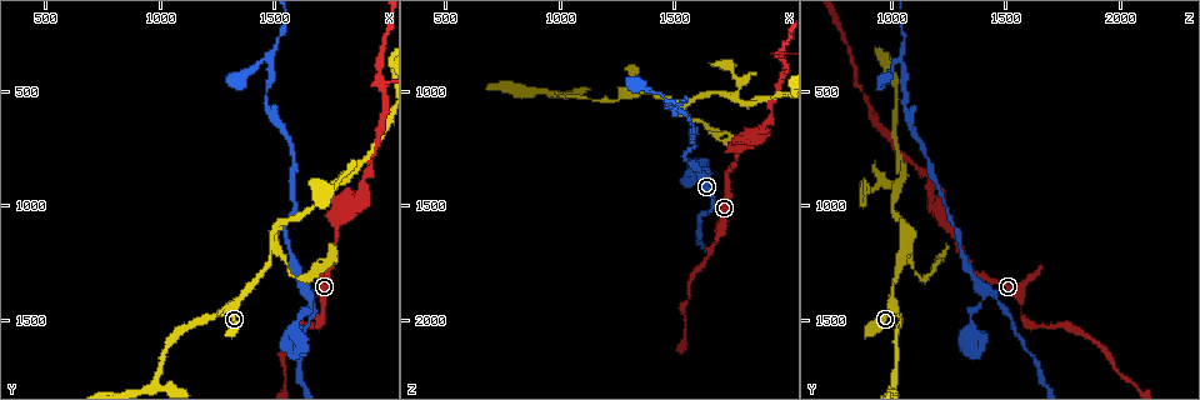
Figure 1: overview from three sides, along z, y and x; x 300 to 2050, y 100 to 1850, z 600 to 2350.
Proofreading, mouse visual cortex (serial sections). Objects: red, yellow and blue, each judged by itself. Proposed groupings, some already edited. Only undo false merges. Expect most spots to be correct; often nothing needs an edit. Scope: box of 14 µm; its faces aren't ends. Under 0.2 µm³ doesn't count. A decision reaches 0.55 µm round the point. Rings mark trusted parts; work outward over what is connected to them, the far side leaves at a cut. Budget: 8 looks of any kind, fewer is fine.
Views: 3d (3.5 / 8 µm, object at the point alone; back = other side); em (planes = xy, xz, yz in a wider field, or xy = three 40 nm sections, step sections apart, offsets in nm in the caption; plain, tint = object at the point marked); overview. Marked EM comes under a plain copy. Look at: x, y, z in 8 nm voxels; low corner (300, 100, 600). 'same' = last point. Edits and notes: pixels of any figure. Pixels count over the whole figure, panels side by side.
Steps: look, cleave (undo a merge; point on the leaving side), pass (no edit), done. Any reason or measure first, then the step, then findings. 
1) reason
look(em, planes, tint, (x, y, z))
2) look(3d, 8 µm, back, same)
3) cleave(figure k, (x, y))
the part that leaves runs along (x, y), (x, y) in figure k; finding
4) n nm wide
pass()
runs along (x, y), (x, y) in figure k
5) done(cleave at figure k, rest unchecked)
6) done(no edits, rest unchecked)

a fork
look(3d, 3.5 µm, (1760, 900, 1030))

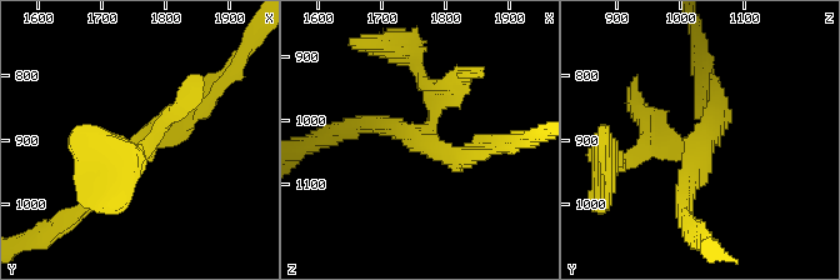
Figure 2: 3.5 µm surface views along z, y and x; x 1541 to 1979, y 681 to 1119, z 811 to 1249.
shape alone is not enough
look(em, xy, step 5, tint, (1765, 905, 1035))

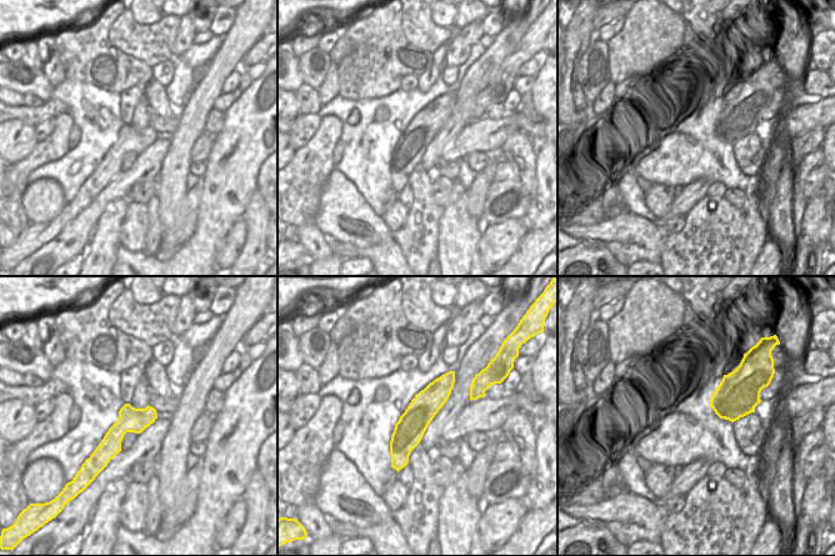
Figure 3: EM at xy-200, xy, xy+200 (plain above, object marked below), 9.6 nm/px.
3 arms
pass()
runs along (86, 205), (159, 129), (209, 101) in figure 2; one cell here

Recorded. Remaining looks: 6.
look(3d, 3.5 µm, (1980, 480, 860))

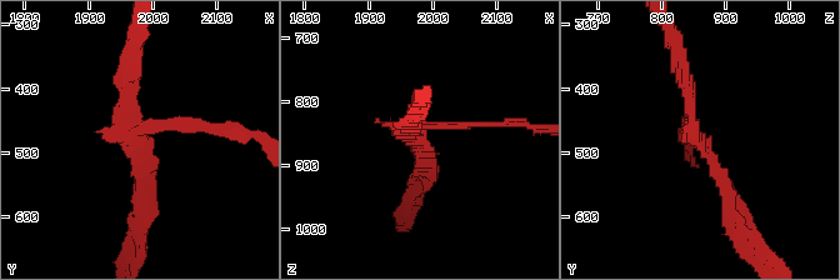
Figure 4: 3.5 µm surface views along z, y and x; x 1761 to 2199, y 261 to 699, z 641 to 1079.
look(em, xy, step 3, tint, (1965, 470, 850))

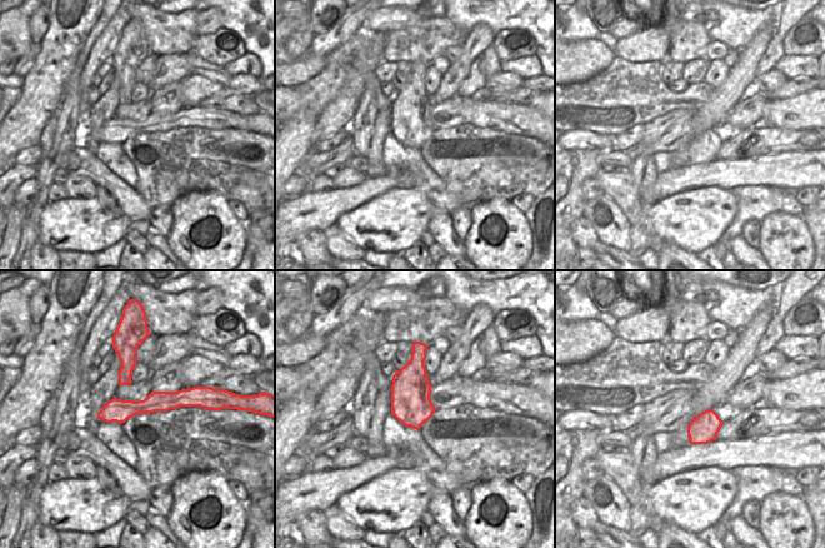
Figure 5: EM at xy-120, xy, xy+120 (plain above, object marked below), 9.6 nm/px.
cleave(figure 4, (200, 124))
a second cell is stuck on

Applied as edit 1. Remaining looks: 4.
a fork
look(3d, 8 µm, (1490, 350, 1050))

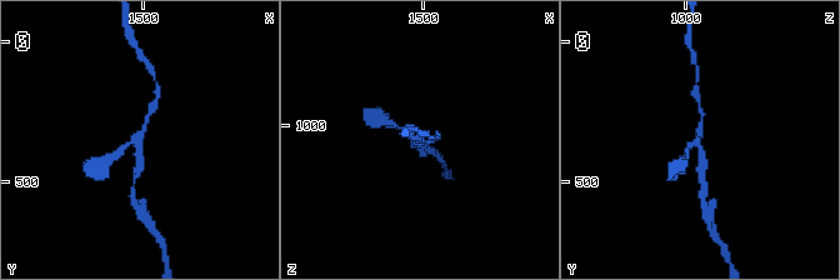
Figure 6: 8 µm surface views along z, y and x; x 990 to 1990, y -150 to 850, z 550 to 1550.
look(em, planes, tint, (1470, 360, 1060))

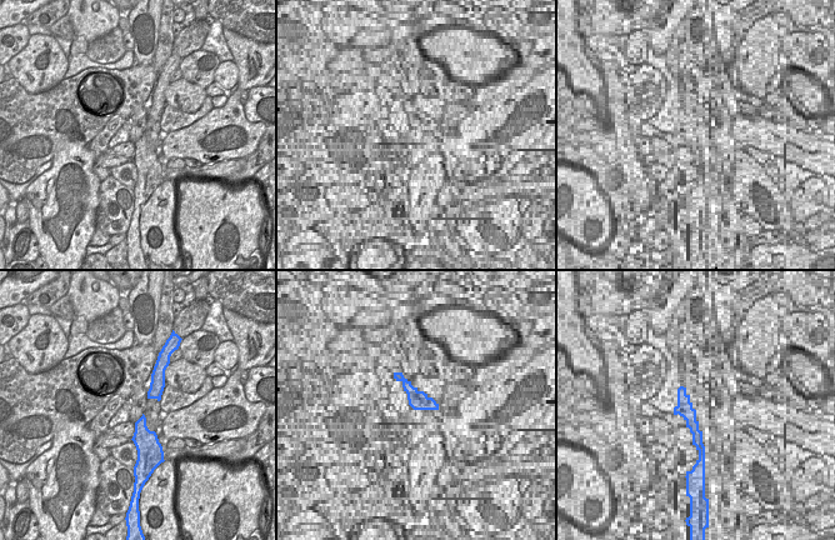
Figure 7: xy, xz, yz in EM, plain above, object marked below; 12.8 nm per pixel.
pass()
runs along (415, 141), (405, 129), (390, 124) in figure 6; continuous, no second cell

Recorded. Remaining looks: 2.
done(cleave at figure 4, rest unchecked)

